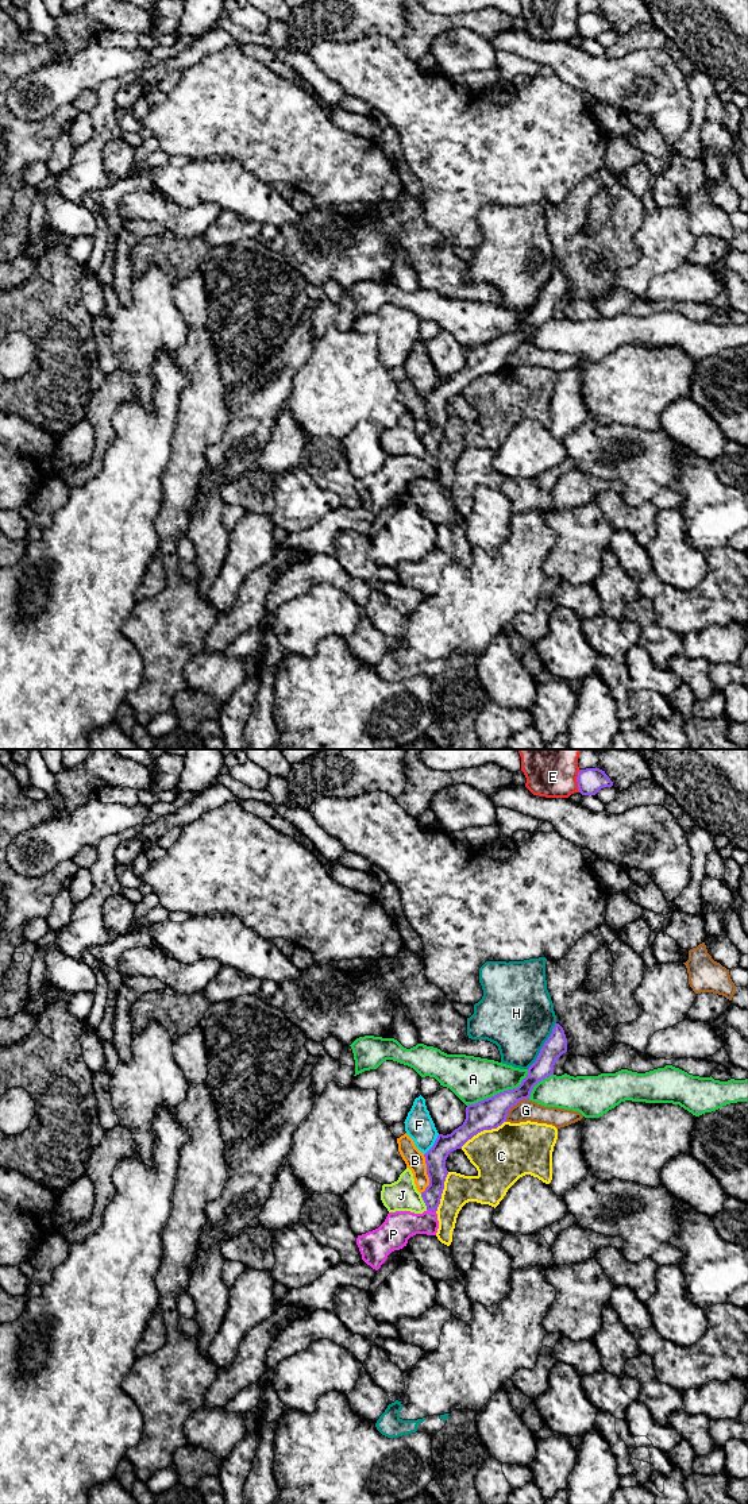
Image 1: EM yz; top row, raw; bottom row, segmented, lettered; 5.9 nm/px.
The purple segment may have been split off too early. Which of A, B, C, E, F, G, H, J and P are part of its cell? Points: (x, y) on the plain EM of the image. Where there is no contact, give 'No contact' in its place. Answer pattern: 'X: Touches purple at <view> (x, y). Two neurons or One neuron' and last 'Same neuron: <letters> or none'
A: Touches purple at yz (500, 336). Two neurons
B: Touches purple at yz (427, 417). Two neurons
C: Touches purple at yz (482, 374). Two neurons
E: Touches purple at yz (577, 24). Two neurons
F: Touches purple at yz (434, 389). Two neurons
G: Touches purple at yz (513, 348). Two neurons
H: Touches purple at yz (543, 289). Two neurons
J: Touches purple at yz (424, 446). Two neurons
P: Touches purple at yz (431, 454). One neuron
Same neuron: P

